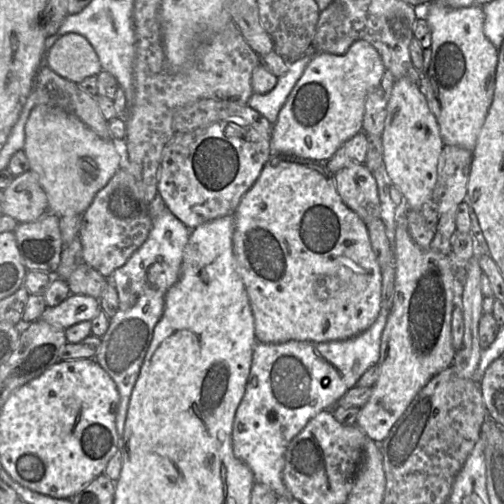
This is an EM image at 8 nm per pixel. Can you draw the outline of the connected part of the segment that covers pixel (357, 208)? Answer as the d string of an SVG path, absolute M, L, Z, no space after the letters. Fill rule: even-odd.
M350 164L334 174L342 201L366 224L380 218L377 182L365 164Z

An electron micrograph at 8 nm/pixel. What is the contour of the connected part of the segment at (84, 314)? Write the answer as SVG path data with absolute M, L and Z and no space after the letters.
M71 293L59 305L47 307L41 319L65 330L82 321L91 321L100 311L99 299L89 295Z

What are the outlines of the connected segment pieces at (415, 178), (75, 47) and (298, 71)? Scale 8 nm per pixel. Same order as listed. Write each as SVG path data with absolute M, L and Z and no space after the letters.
M401 78L394 83L387 98L387 115L381 140L383 164L392 183L401 192L408 209L421 212L432 197L444 143L420 84L408 78Z
M67 33L56 40L48 51L46 65L77 84L87 77L97 76L102 70L91 43L77 33Z
M309 51L298 60L289 63L287 72L278 78L276 86L270 92L267 94L253 93L247 104L274 125L281 108L312 57L313 51Z

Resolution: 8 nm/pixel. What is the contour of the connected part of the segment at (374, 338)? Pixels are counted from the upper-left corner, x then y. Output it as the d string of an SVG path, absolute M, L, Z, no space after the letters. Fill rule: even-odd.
M395 254L394 261L381 268L381 274L381 306L378 317L368 329L359 335L346 340L321 343L290 340L284 343L256 342L255 344L245 393L235 413L232 447L234 455L252 471L255 483L267 485L278 497L291 498L283 479L285 453L290 441L318 413L325 409L332 410L338 400L357 385L362 375L371 366L379 363L381 335L393 303L396 275Z

